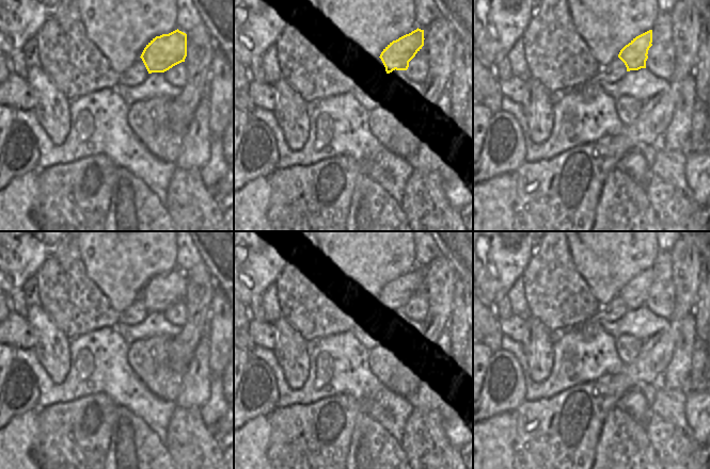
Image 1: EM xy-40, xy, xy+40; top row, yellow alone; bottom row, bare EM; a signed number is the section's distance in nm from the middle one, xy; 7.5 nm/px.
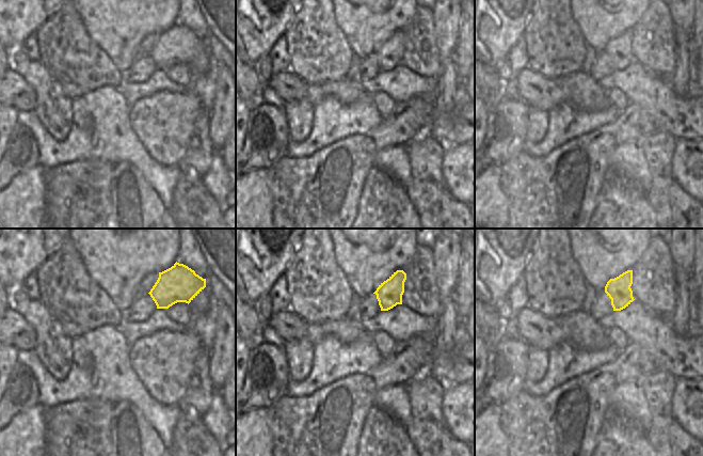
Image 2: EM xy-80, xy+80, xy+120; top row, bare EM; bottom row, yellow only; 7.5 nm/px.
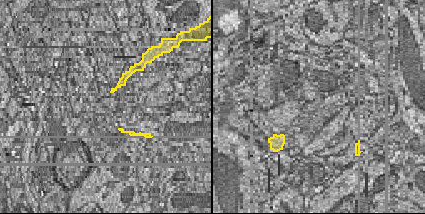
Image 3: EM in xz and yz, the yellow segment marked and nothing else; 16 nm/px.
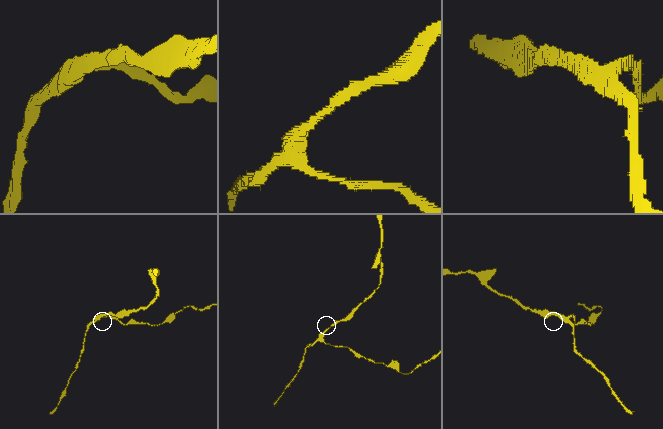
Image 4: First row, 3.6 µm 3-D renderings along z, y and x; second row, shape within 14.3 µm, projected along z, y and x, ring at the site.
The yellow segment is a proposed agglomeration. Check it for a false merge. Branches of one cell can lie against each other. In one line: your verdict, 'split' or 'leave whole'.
leave whole

